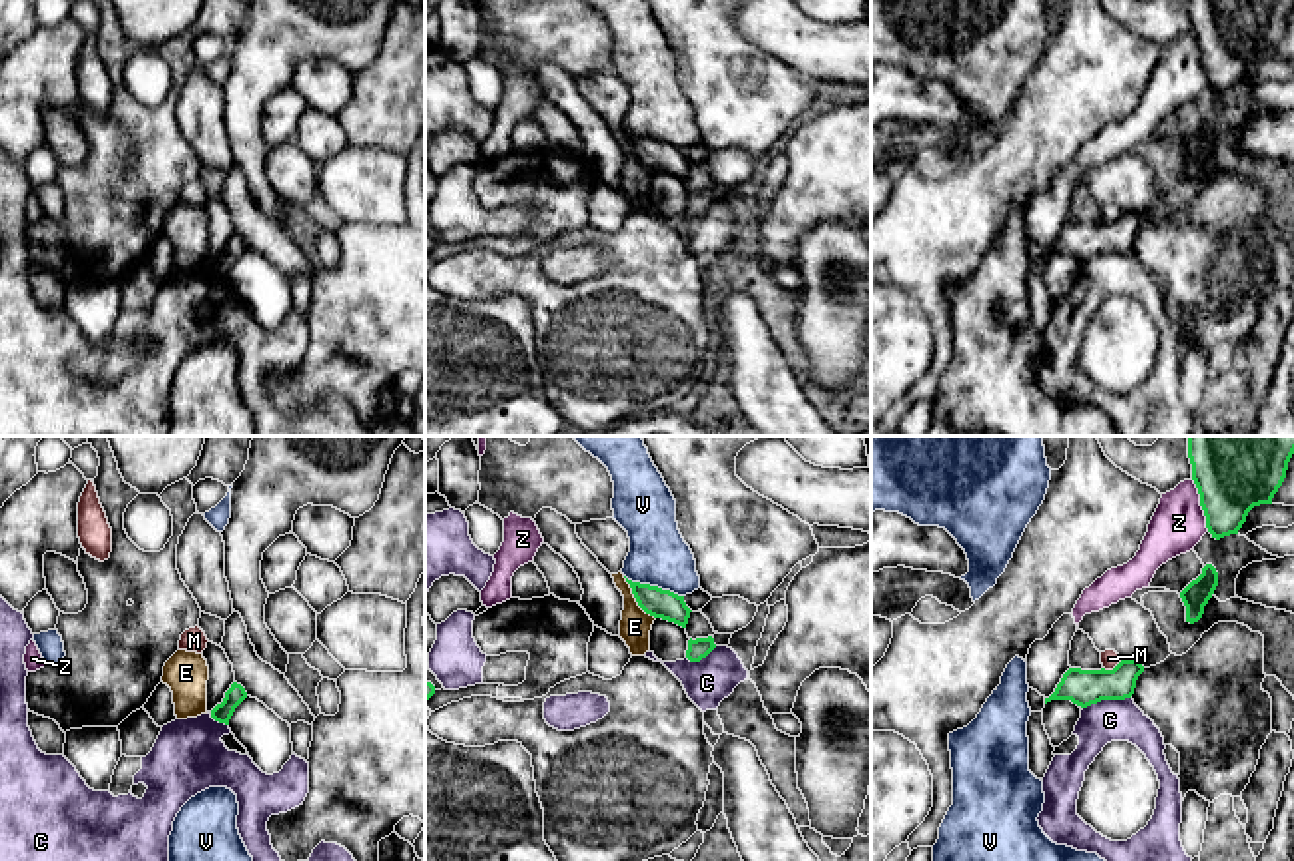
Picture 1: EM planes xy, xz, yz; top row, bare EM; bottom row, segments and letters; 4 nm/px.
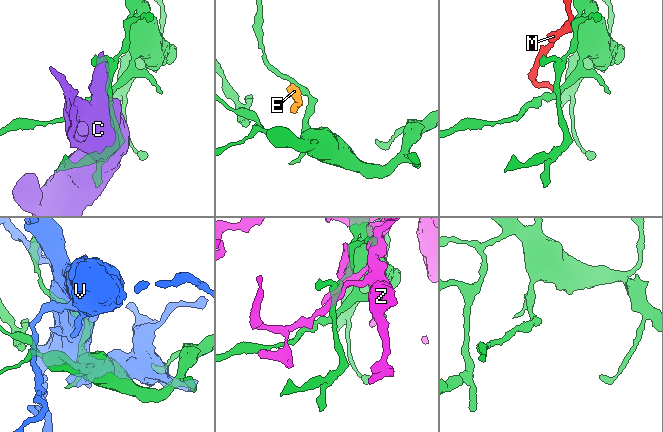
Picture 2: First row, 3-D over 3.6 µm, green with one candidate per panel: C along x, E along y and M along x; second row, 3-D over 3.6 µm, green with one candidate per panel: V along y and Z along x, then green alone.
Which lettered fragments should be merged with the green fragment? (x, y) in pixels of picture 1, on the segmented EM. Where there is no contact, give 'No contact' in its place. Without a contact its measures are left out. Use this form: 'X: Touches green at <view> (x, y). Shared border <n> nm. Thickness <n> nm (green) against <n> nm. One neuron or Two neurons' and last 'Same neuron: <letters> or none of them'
C: Touches green at yz (1107, 698). Shared border 200 nm. Thickness 140 nm (green) against 180 nm. Two neurons
E: Touches green at xz (635, 596). Shared border 220 nm. Thickness 120 nm (green) against 130 nm. Two neurons
M: Touches green at yz (1113, 668). Shared border 90 nm. Thickness 140 nm (green) against 80 nm. Two neurons
V: Touches green at xz (654, 586). Shared border 260 nm. Thickness 120 nm (green) against 240 nm. Two neurons
Z: Touches green at yz (1201, 505). Shared border 220 nm. Thickness 380 nm (green) against 220 nm. Two neurons
Same neuron: none of them

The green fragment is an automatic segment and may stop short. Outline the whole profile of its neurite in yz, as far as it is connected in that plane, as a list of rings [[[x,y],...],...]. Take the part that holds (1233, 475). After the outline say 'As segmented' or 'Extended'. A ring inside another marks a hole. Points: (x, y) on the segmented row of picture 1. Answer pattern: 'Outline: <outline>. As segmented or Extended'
Outline: [[[1188,436],[1192,480],[1212,538],[1238,534],[1254,506],[1272,504],[1292,454],[1294,436]]]. As segmented

